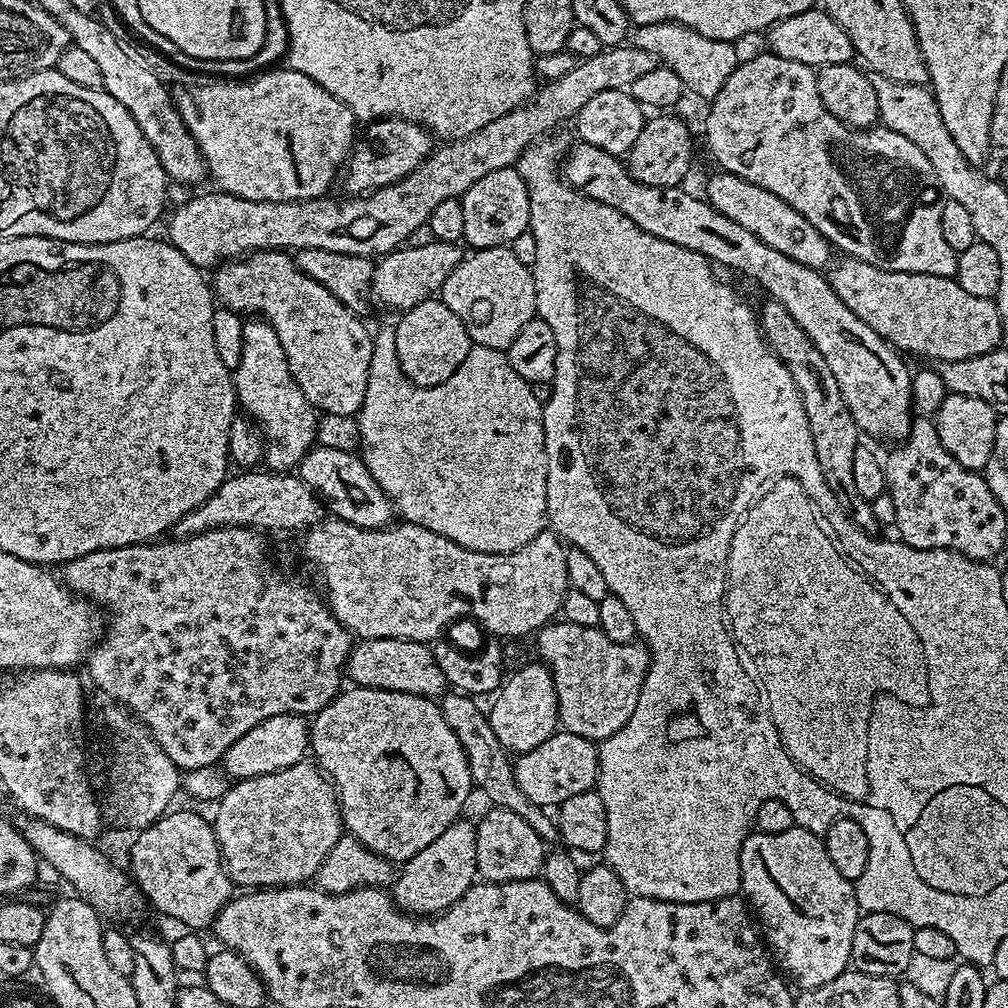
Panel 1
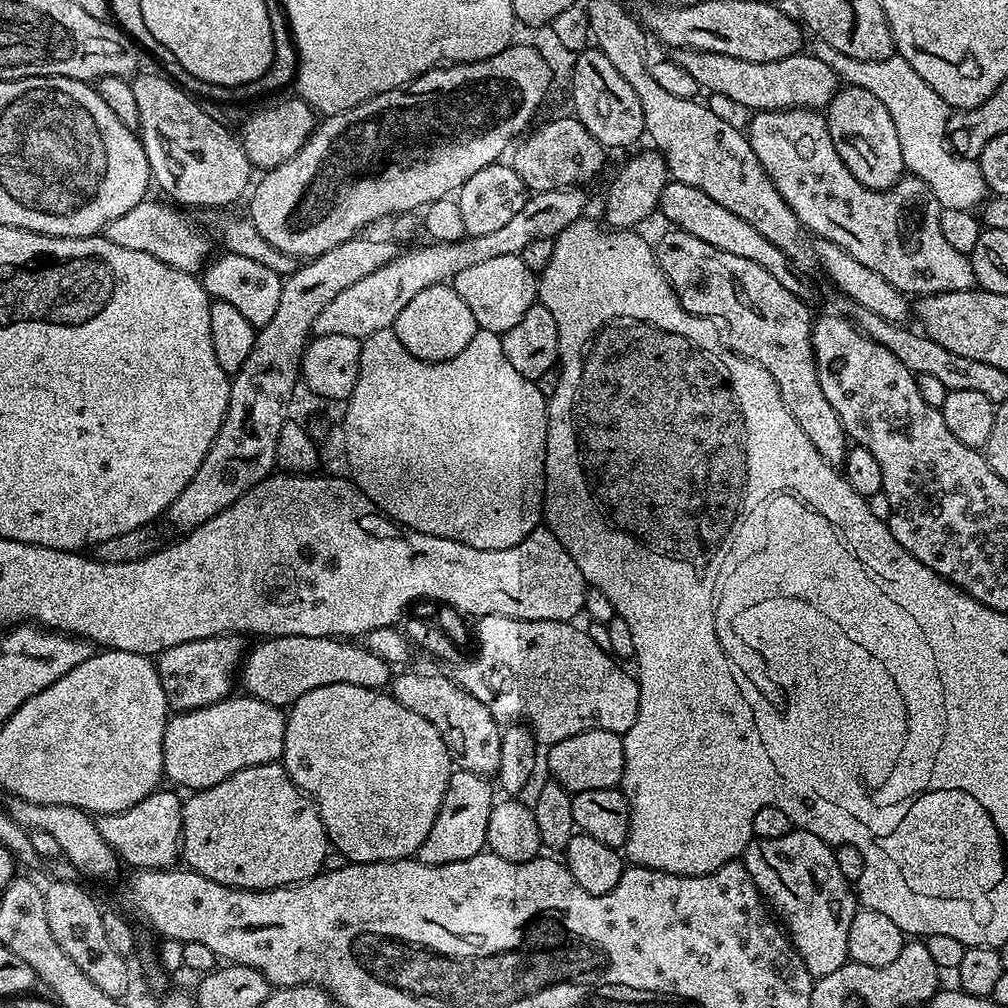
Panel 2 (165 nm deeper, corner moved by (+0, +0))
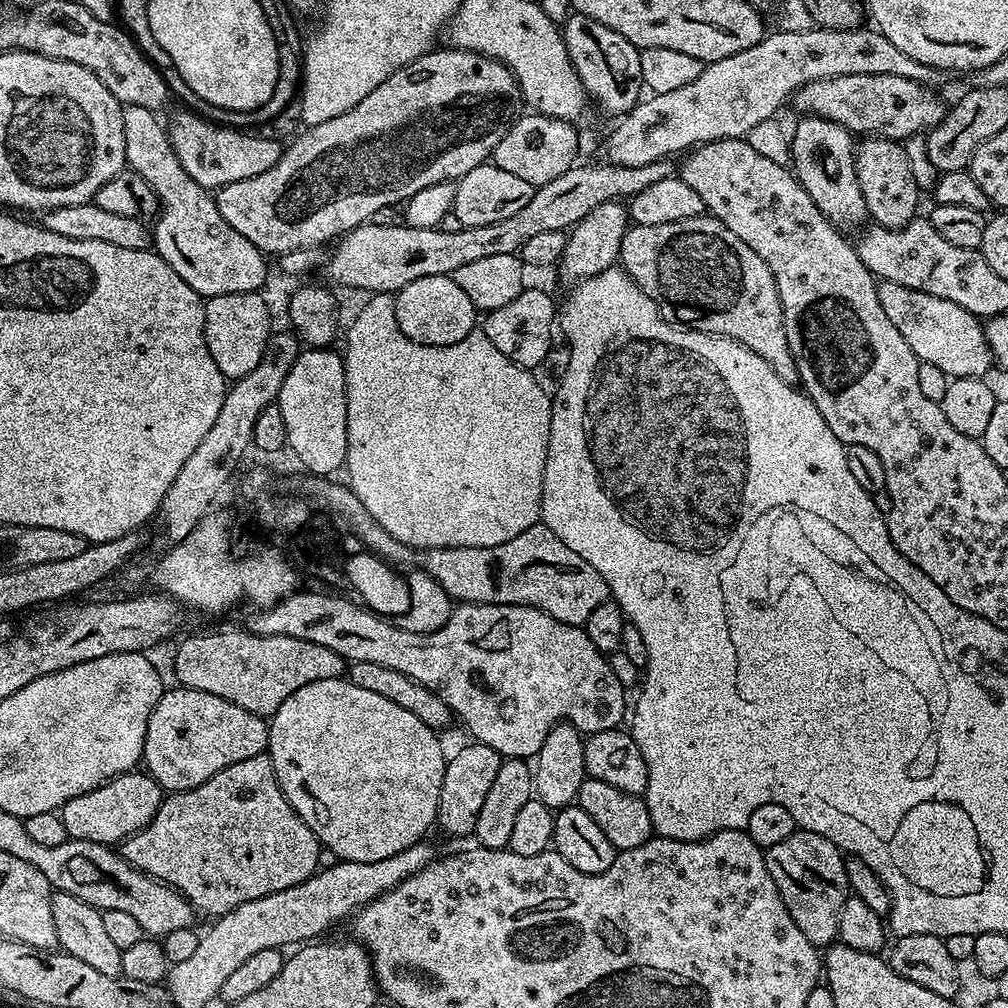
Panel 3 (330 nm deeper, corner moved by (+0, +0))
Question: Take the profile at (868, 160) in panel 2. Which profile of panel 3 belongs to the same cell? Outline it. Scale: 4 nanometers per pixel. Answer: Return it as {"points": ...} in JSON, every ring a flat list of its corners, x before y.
{"points":[[870,136,857,145,855,173,869,217,882,228,898,229,917,215,920,187,910,170,909,158,895,140]]}

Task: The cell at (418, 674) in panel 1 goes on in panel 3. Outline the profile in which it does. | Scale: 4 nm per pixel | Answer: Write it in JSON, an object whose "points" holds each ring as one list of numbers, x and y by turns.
{"points":[[204,632,201,636,188,636,176,648,176,676,185,688,202,690,206,694,218,694,218,698,226,698,226,702,234,702,234,706,242,706,242,710,250,710,250,714,258,714,270,718,294,694,294,690,302,690,302,686,310,686,310,682,323,680,339,680,345,675,346,661,334,654,326,646,318,646,318,642,310,642,306,638,290,638,289,636,260,636,256,632]]}

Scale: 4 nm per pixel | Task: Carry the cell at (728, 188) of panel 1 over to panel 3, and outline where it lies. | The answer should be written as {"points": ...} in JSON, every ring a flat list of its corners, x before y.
{"points":[[889,280,879,281,878,302,921,363,938,366,949,378,989,375,988,367,993,367,994,361,981,317,962,310,958,302,946,302,946,298,934,298,934,294]]}

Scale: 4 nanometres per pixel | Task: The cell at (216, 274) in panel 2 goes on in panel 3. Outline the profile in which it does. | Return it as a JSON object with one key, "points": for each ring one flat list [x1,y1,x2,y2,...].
{"points":[[123,105,124,113,122,114,122,130,126,138,126,164,131,171,138,175,149,184,154,190,154,194,160,199,160,210,155,217,154,227,150,232,150,240,154,245,156,255,161,256,190,286,198,293,201,298,226,294,242,294,243,292,261,291,262,286,268,280,268,264,265,253,261,252,250,238,242,238,222,214,218,214,215,195,209,189,198,186,186,170,182,170,182,162,178,162,178,154,174,154,174,146,168,137,168,129,165,121,157,113,146,110,144,106]]}

